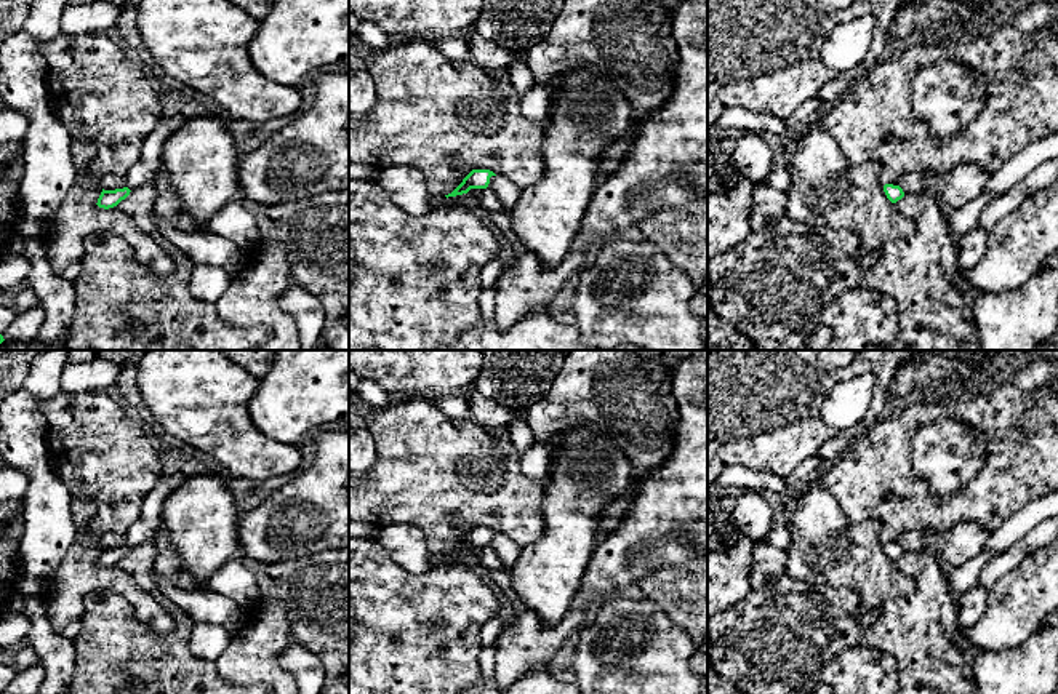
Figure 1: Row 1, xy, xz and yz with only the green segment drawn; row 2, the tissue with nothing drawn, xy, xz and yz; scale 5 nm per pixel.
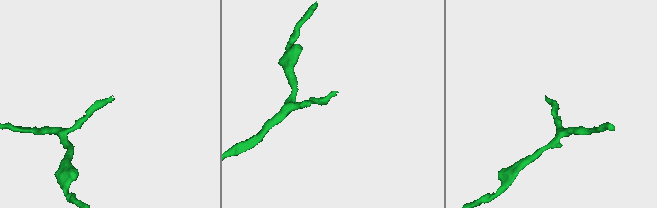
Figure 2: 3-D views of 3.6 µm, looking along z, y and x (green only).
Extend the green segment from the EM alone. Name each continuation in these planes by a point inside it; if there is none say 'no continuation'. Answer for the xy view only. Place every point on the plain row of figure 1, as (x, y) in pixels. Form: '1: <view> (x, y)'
1: xy (149, 520)

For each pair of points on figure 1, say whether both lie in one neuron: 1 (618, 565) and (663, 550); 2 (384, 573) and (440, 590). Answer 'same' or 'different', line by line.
1: same
2: same

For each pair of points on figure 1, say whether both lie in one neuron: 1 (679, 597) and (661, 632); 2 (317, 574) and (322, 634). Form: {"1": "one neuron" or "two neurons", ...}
{"1": "two neurons", "2": "one neuron"}

